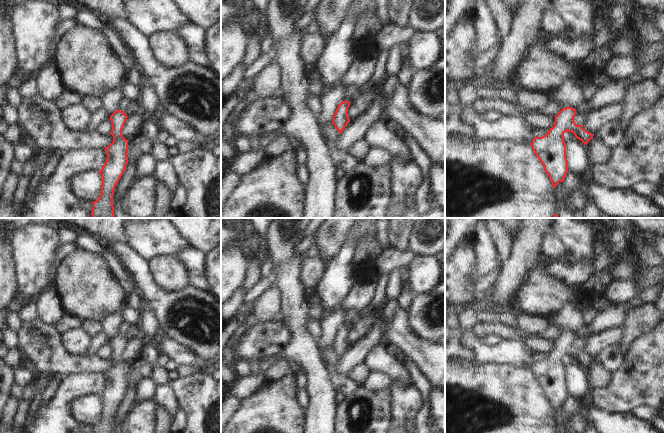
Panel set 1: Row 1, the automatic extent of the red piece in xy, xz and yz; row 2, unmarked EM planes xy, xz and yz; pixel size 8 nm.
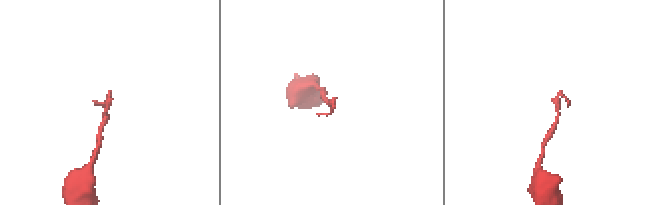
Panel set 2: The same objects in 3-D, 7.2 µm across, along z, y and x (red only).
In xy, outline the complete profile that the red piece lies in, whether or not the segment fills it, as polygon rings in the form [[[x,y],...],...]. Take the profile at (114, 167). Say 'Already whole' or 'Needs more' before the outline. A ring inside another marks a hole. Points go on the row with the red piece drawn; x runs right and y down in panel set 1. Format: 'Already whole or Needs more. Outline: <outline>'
Already whole. Outline: [[[116,110],[111,116],[111,135],[113,142],[104,150],[107,160],[99,171],[102,177],[101,194],[92,202],[92,218],[114,218],[113,194],[117,183],[126,170],[128,163],[128,140],[122,135],[122,129],[128,116],[125,111]]]

